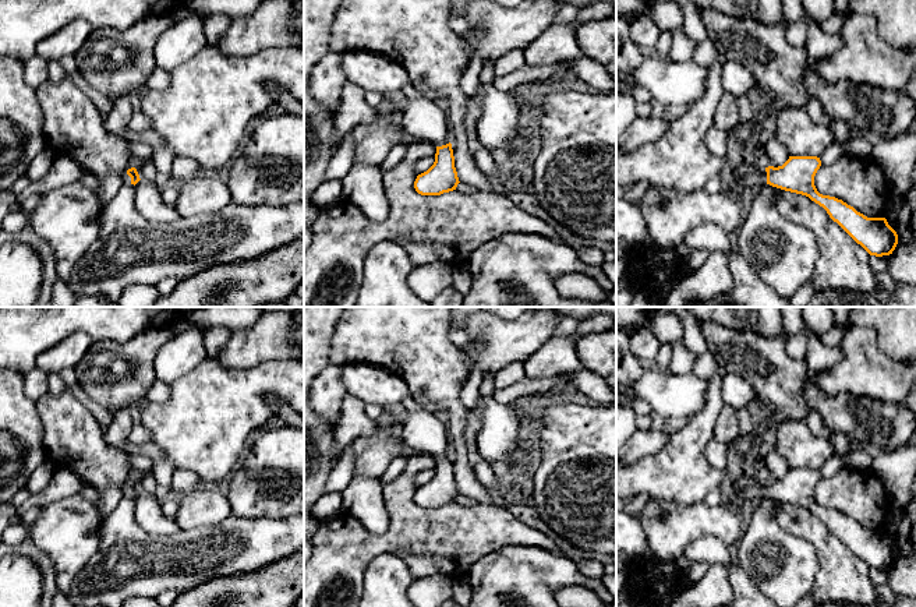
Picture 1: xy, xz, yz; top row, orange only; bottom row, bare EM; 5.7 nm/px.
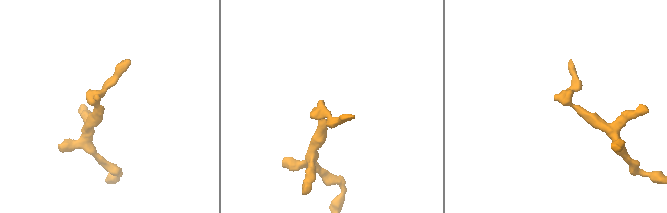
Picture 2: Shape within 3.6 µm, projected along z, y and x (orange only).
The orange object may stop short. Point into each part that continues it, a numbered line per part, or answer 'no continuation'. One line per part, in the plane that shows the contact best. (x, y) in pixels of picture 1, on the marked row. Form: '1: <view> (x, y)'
1: yz (750, 175)

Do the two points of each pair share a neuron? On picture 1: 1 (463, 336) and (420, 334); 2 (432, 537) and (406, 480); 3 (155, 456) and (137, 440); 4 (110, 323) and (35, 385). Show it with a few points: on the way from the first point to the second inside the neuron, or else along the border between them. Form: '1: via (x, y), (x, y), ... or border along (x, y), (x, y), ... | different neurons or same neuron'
1: border along (452, 325), (449, 338), (462, 348) | different neurons
2: via (418, 523), (406, 511), (406, 494) | same neuron
3: border along (149, 441), (133, 448) | different neurons
4: border along (35, 366), (24, 374) | different neurons

